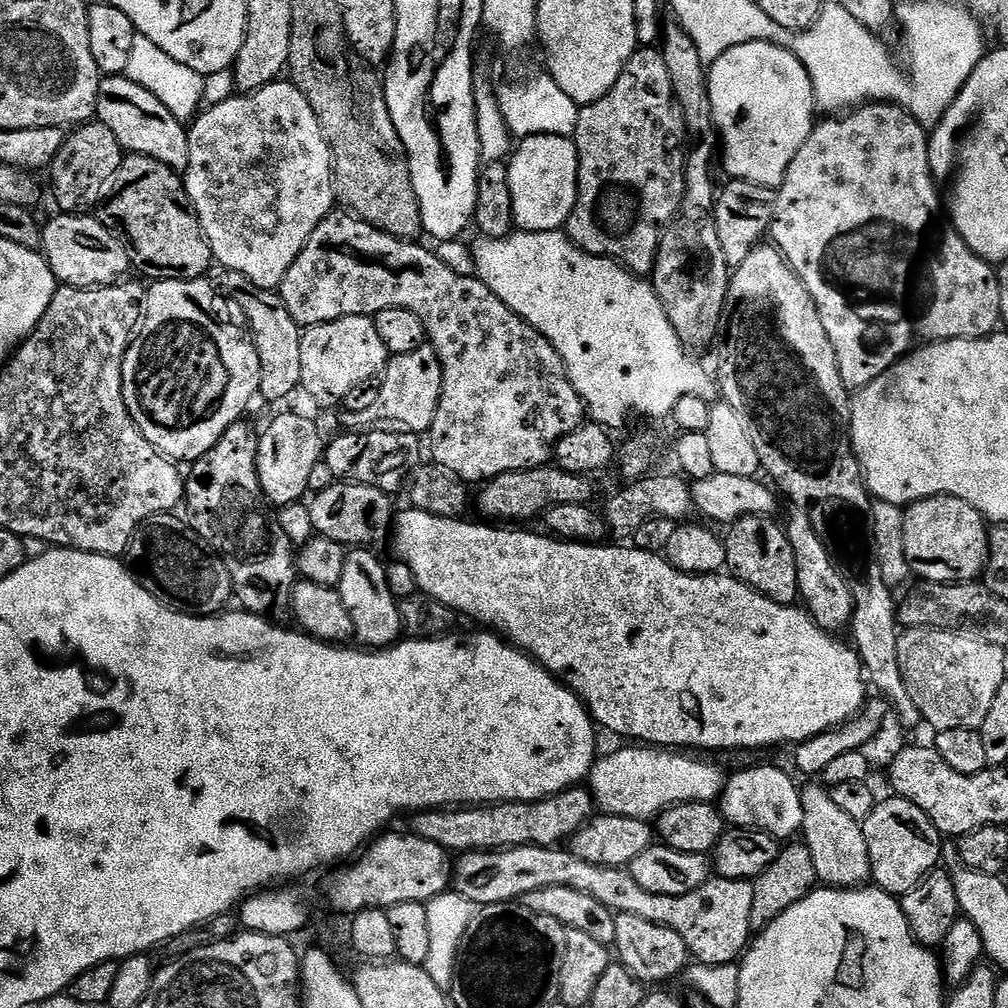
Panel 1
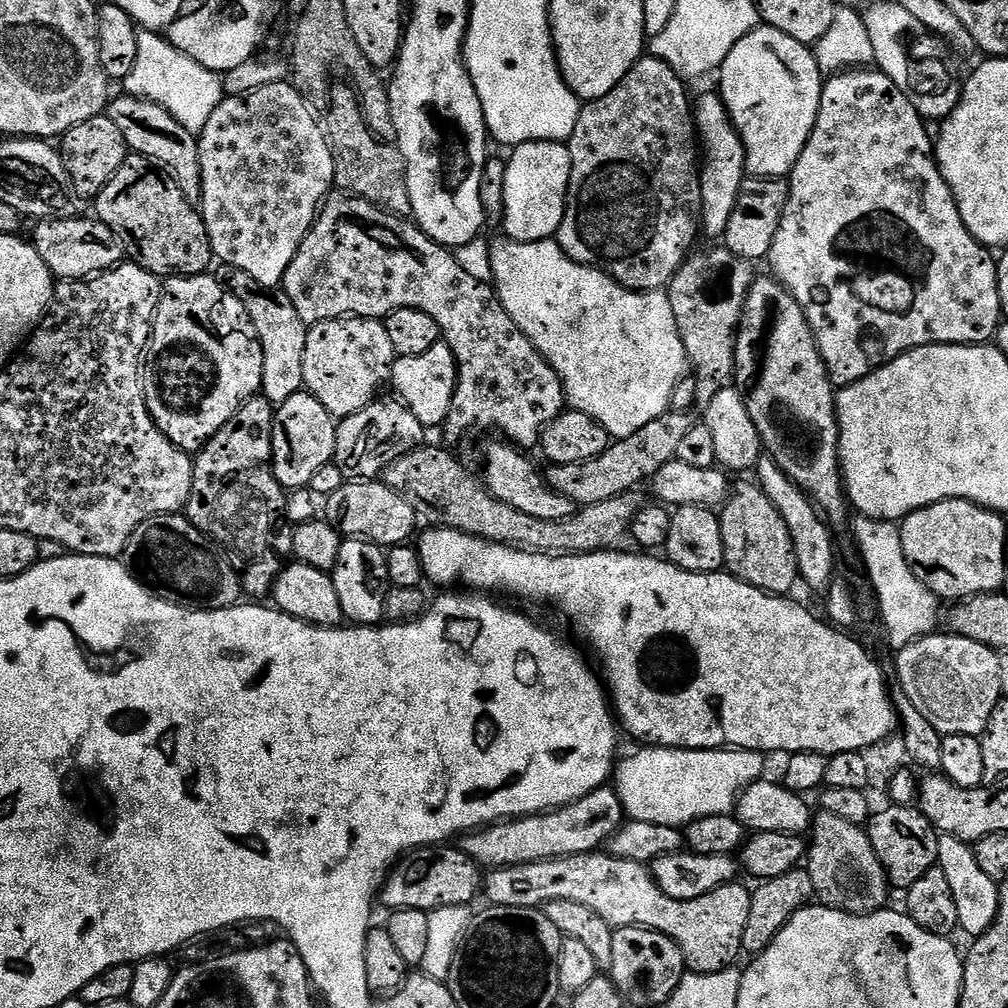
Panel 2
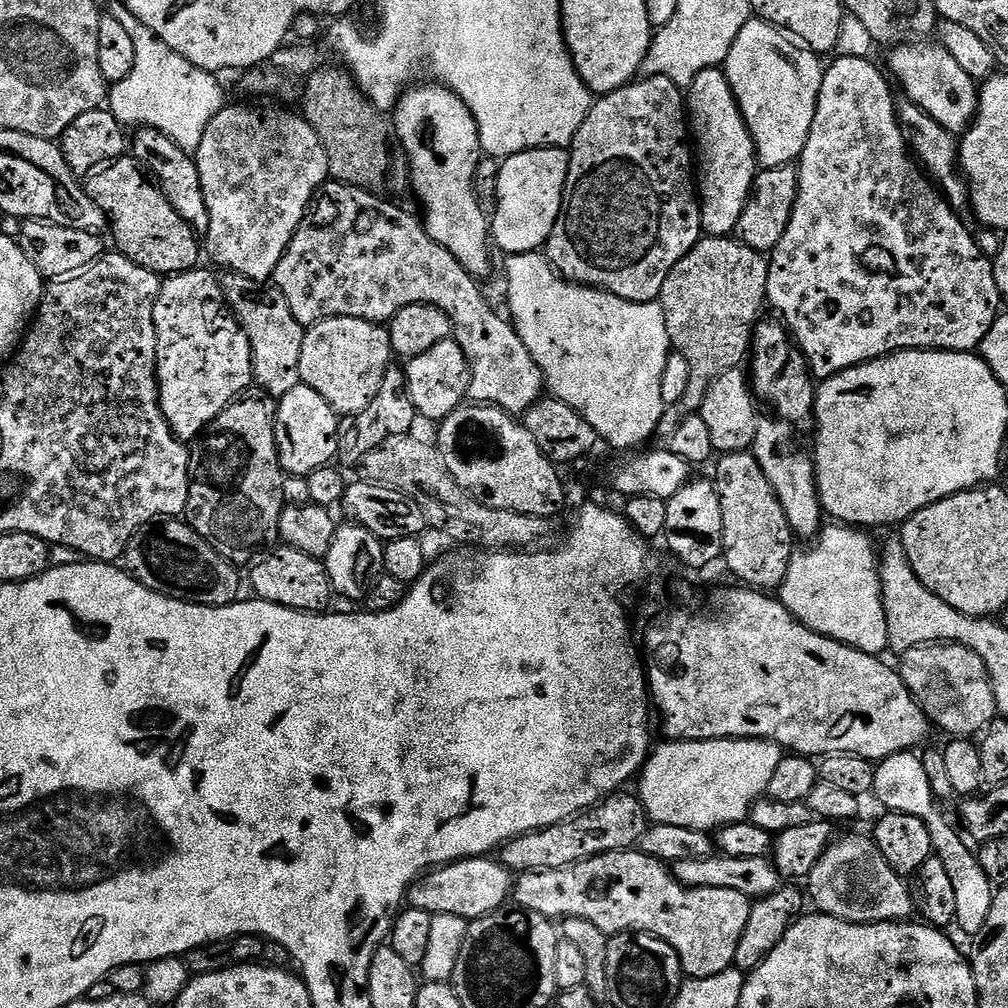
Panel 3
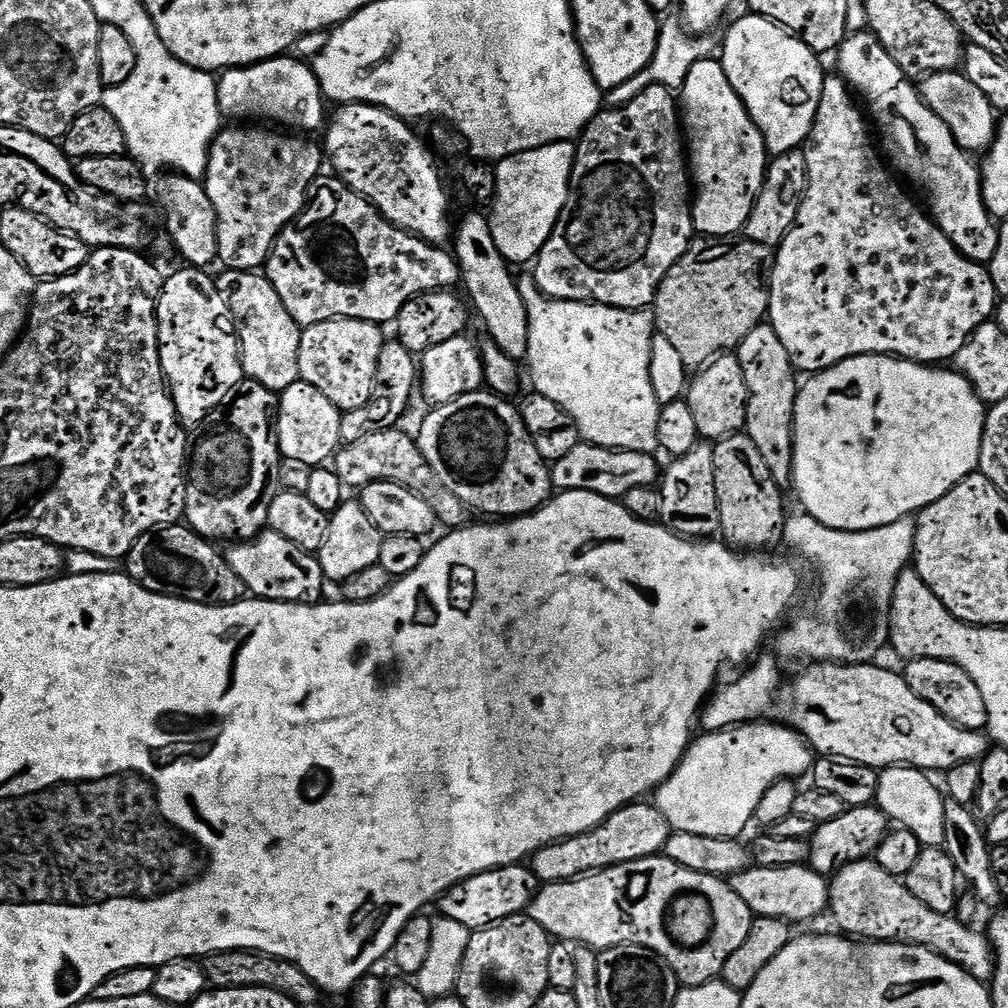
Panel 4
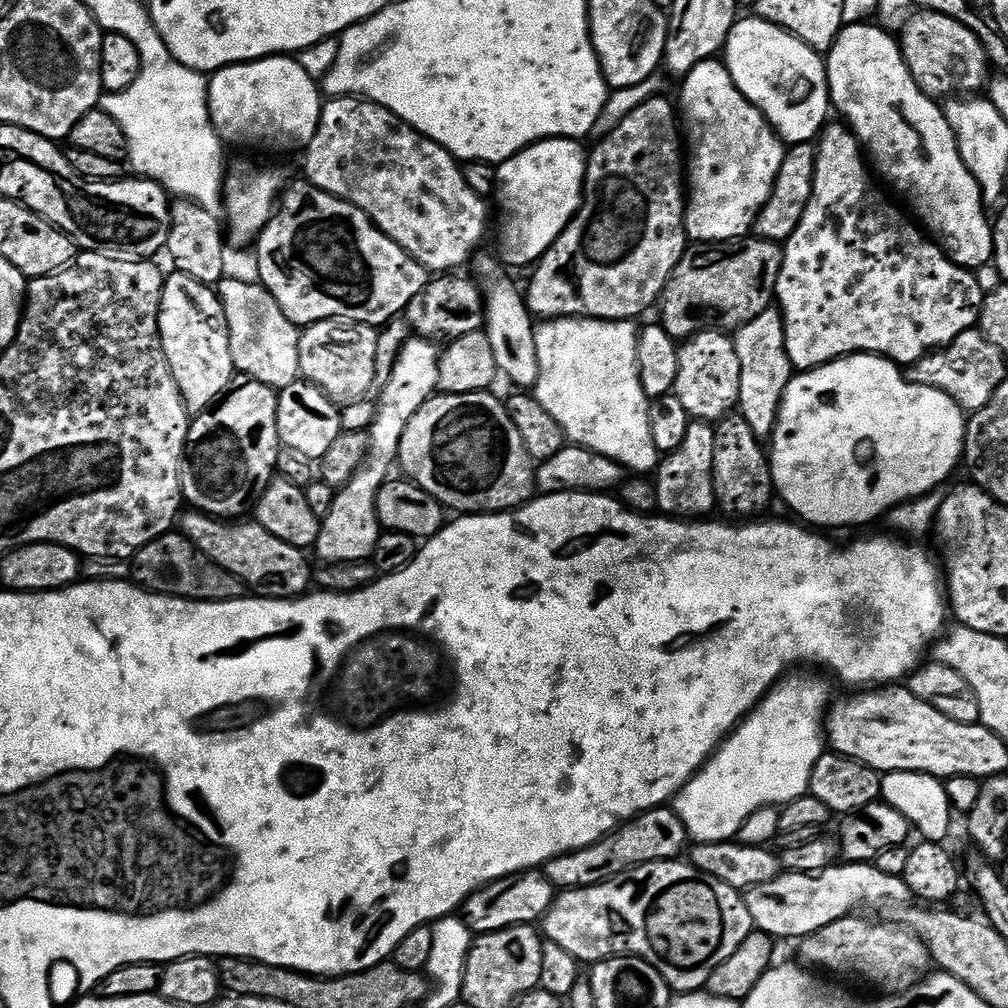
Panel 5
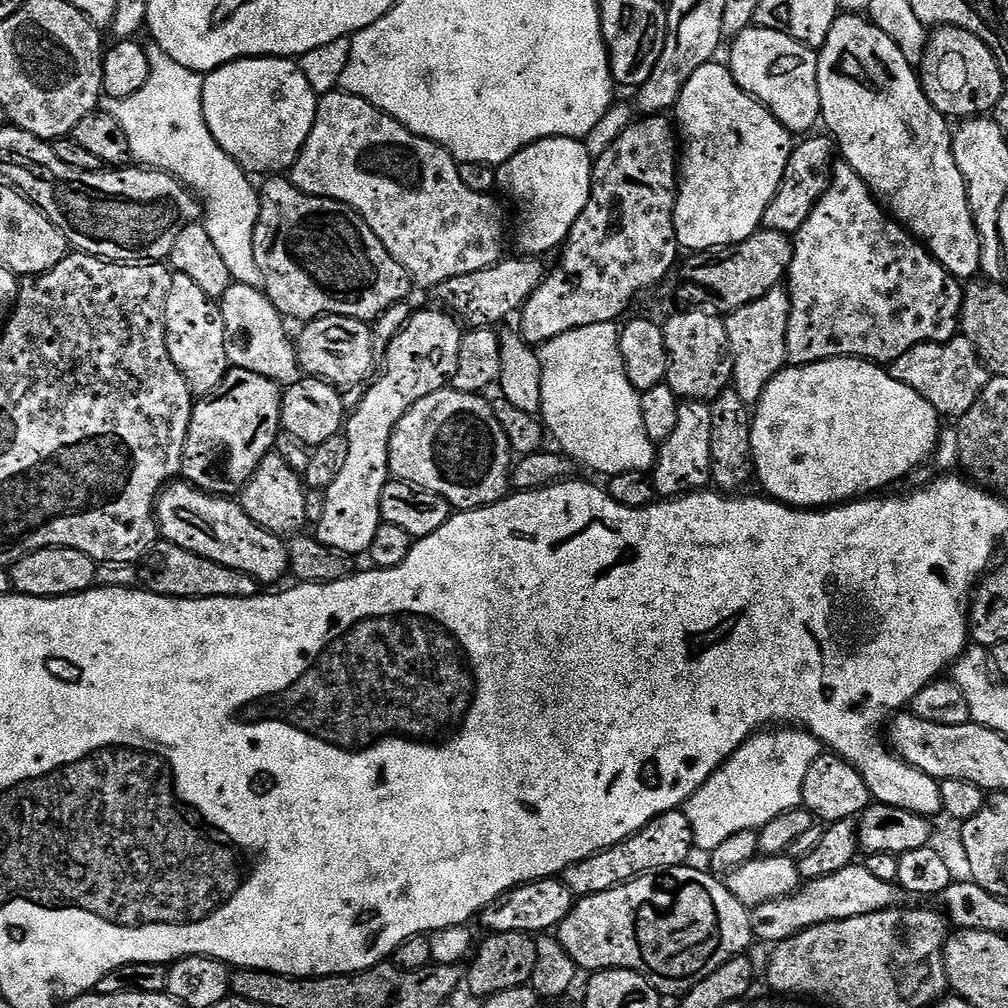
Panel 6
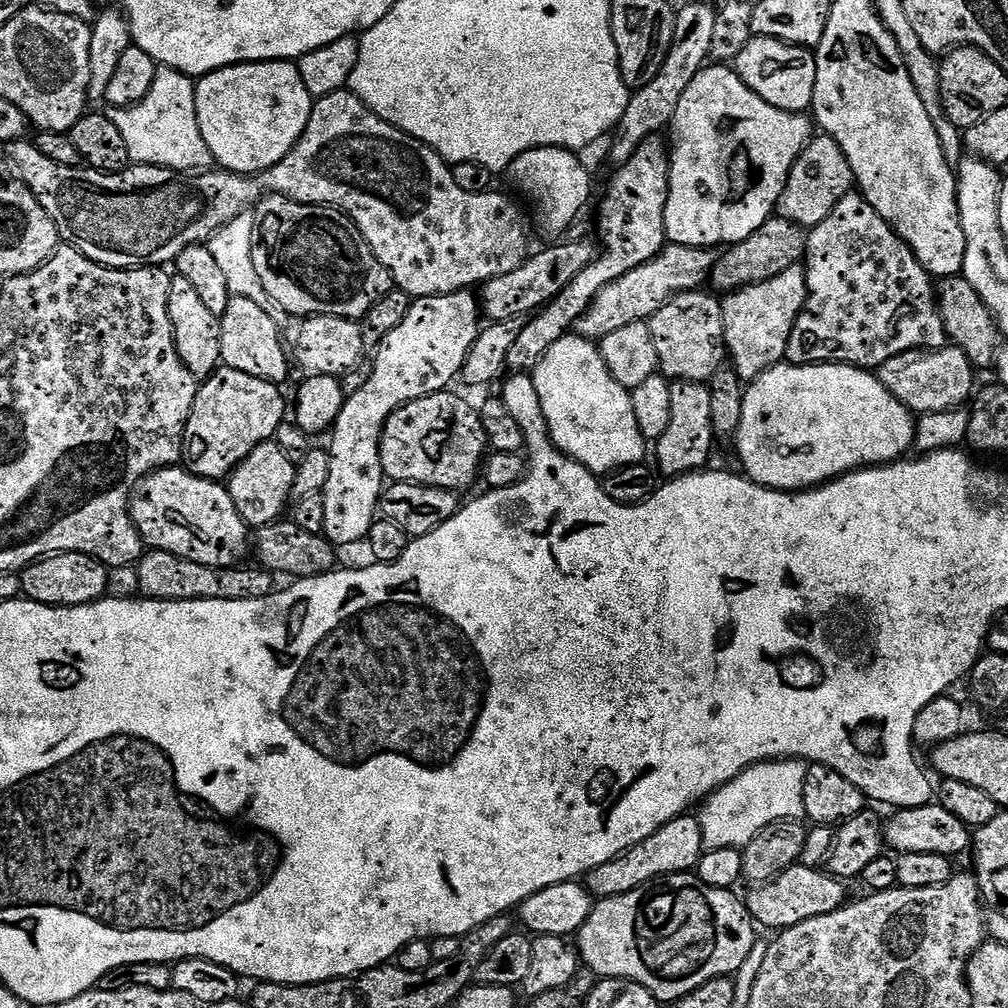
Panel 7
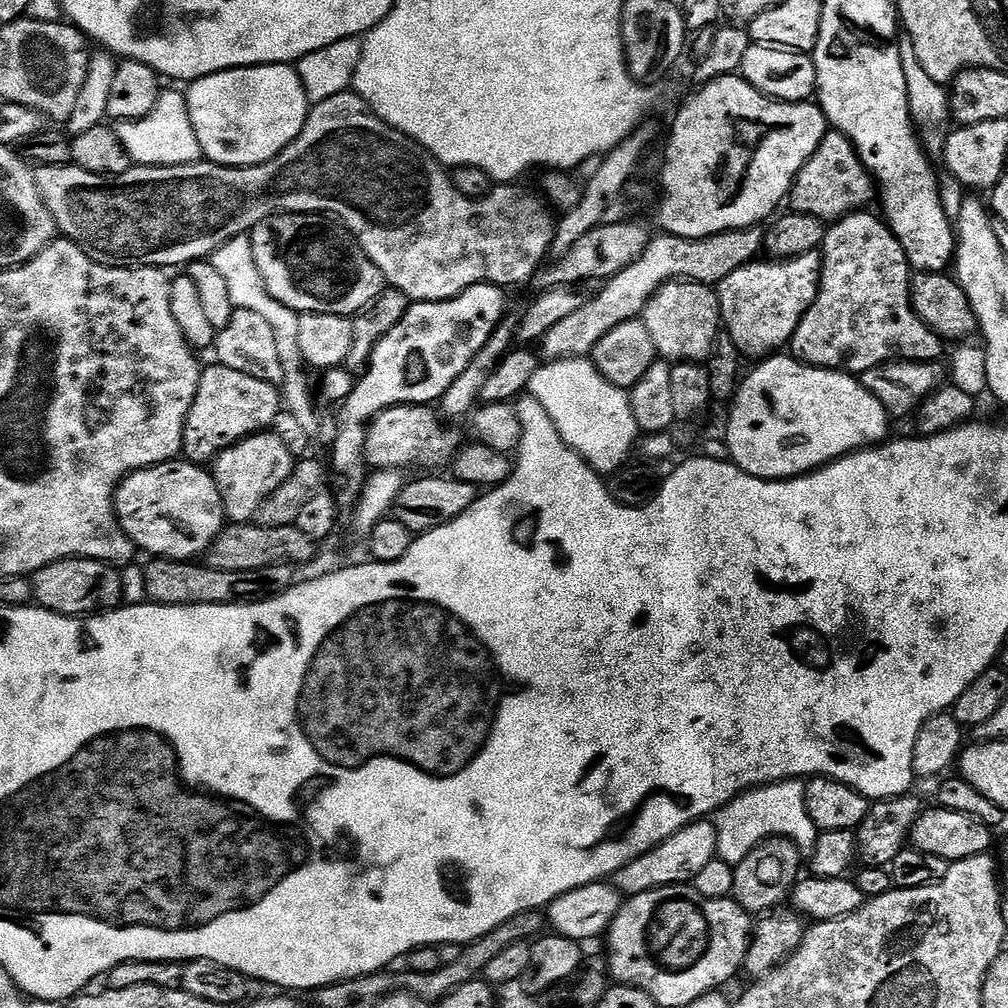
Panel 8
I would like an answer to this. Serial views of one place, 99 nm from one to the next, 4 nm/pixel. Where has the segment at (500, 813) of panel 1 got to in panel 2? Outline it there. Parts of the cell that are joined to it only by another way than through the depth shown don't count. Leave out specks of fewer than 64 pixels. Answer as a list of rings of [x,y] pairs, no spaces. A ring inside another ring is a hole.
[[[615,787],[595,788],[573,804],[536,812],[532,816],[517,816],[463,833],[462,850],[484,870],[529,864],[539,860],[557,860],[563,856],[586,856],[603,849],[626,822],[624,807]]]

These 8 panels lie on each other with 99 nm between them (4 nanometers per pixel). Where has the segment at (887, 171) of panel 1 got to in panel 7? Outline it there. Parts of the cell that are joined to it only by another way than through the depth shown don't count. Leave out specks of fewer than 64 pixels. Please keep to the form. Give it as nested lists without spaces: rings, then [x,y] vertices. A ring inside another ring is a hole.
[[[853,190],[846,193],[842,198],[842,202],[838,202],[838,206],[834,206],[834,210],[830,210],[830,218],[818,222],[818,226],[808,232],[806,271],[808,274],[808,297],[799,318],[794,322],[794,330],[790,334],[788,355],[786,357],[787,363],[822,364],[835,362],[838,364],[854,364],[857,368],[878,370],[886,362],[890,362],[890,358],[902,355],[903,352],[910,352],[916,349],[938,349],[949,343],[948,335],[944,332],[944,323],[940,317],[938,292],[934,287],[934,278],[922,266],[922,262],[918,262],[918,258],[910,250],[908,243],[886,223],[882,218],[882,214],[878,214],[878,210],[874,210],[874,206],[870,206],[870,202],[866,202],[866,198],[859,191]]]

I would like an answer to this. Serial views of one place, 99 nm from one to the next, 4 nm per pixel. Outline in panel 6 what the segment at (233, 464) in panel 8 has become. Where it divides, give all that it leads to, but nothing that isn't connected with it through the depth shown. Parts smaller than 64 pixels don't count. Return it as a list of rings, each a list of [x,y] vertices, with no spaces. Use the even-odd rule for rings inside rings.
[[[274,450],[269,452],[262,462],[258,462],[258,470],[246,482],[243,492],[239,493],[238,502],[262,526],[262,530],[273,532],[281,538],[291,538],[305,531],[306,518],[306,485],[301,473],[290,470],[290,466]]]

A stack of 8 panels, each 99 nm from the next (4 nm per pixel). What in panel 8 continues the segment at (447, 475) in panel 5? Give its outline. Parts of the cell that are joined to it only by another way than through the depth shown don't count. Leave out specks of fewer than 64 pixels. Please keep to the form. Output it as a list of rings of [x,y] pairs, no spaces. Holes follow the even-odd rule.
[[[399,404],[397,408],[387,408],[384,412],[372,417],[372,423],[368,425],[365,434],[364,458],[373,469],[394,468],[397,470],[409,470],[408,468],[428,468],[424,470],[440,470],[443,466],[451,465],[452,459],[462,447],[460,432],[456,428],[447,428],[440,424],[441,417],[431,407],[422,404]]]

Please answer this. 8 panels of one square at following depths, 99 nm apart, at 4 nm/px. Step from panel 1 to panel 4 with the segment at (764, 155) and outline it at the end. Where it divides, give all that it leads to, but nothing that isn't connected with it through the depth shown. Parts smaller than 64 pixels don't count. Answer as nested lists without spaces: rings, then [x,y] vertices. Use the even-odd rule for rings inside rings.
[[[744,14],[741,20],[727,25],[728,33],[724,36],[724,56],[722,63],[726,70],[726,78],[730,78],[730,86],[742,98],[750,118],[758,126],[762,138],[766,142],[772,156],[781,156],[787,152],[795,152],[807,141],[812,133],[812,123],[822,98],[825,69],[820,69],[821,57],[811,52],[798,36],[792,35],[765,16]]]

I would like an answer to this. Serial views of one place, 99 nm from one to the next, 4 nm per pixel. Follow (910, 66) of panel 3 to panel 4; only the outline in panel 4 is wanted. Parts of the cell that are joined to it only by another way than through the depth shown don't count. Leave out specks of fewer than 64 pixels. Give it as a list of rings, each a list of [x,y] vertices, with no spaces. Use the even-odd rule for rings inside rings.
[[[960,70],[933,72],[921,80],[924,81],[918,84],[920,96],[926,106],[930,106],[930,110],[934,110],[934,114],[938,114],[946,126],[950,126],[950,134],[954,134],[958,146],[969,154],[987,153],[996,137],[998,113],[986,94],[982,94],[982,90],[978,90],[978,86],[974,86],[974,82],[970,82],[970,78],[966,78]]]

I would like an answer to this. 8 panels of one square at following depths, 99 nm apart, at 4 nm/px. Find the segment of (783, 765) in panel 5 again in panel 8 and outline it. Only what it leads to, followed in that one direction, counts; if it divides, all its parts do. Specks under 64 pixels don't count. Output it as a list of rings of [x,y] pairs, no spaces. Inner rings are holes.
[[[803,779],[762,784],[758,788],[740,793],[729,804],[725,804],[714,816],[718,836],[717,857],[735,866],[742,862],[742,858],[746,858],[746,854],[750,854],[750,850],[754,850],[754,846],[772,836],[784,836],[787,840],[794,841],[801,850],[813,848],[818,830],[806,810],[804,786]]]

